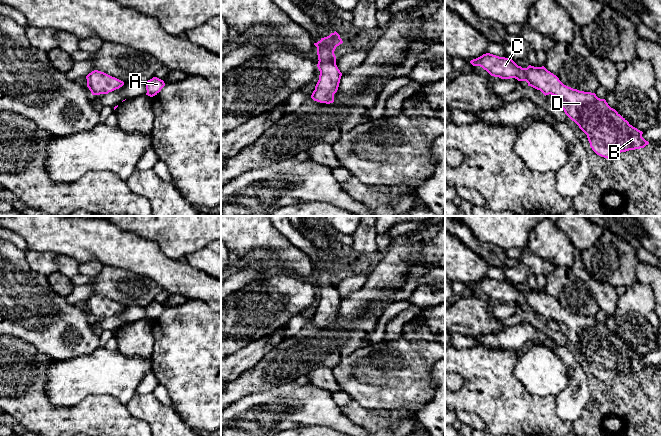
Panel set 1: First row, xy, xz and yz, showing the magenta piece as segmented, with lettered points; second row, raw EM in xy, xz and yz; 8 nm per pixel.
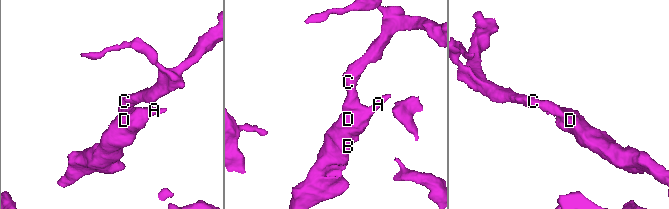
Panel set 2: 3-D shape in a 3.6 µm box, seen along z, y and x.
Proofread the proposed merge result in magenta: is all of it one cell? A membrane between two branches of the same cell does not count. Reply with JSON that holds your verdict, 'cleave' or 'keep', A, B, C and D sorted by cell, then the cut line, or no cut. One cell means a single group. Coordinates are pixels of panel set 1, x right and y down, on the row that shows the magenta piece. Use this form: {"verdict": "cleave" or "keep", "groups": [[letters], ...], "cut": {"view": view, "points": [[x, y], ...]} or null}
{"verdict": "keep", "groups": [["A", "B", "C", "D"]], "cut": null}

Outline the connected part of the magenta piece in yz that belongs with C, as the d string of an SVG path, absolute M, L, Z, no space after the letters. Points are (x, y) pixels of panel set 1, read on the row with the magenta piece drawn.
M490 53L470 63L482 67L491 76L526 81L528 86L540 90L545 96L556 96L565 114L587 135L590 147L601 157L611 159L621 152L644 148L649 144L642 137L643 132L630 125L605 99L564 85L544 66L522 68L510 58Z

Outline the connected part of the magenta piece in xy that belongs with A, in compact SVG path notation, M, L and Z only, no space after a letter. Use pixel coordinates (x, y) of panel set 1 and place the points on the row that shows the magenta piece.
M153 77L152 79L146 82L146 90L147 90L146 95L153 97L157 95L164 86L165 83L163 80L157 77Z

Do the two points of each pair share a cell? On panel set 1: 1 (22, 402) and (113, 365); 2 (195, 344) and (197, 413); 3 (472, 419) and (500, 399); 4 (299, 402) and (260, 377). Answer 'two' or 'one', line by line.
1: two
2: one
3: two
4: two

